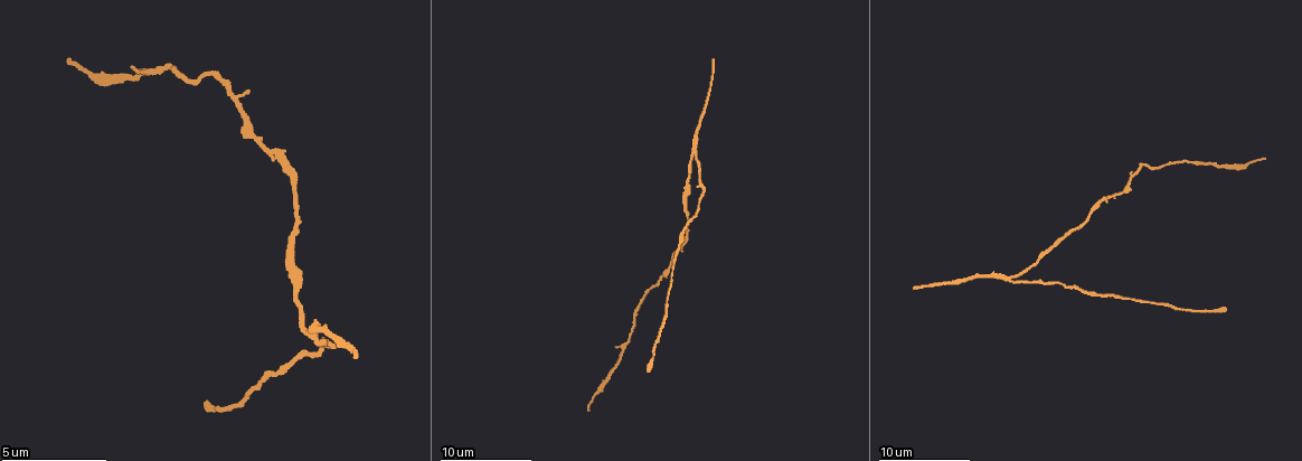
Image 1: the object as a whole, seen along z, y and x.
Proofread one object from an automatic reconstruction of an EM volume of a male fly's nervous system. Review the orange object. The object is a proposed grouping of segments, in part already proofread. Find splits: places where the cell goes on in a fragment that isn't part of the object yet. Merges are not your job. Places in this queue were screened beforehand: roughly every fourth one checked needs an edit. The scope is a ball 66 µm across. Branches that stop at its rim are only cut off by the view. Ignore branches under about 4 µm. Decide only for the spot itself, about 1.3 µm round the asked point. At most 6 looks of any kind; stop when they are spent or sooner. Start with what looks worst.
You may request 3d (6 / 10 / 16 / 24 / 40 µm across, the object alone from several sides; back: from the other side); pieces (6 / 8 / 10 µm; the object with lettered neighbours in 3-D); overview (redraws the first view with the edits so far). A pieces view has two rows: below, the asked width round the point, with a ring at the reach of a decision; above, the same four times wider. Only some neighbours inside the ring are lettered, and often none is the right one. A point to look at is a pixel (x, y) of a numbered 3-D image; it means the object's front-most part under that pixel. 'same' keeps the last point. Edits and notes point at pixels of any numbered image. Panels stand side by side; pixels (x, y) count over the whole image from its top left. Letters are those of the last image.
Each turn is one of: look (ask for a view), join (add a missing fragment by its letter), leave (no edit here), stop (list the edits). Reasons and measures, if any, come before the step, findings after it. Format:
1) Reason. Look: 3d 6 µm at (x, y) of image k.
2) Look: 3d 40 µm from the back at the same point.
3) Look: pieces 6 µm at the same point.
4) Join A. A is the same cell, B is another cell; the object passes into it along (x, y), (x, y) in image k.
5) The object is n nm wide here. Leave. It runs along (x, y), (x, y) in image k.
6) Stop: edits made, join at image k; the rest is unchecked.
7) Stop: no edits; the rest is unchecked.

Free end. Look: pieces 6 µm at (357, 355) of image 1.

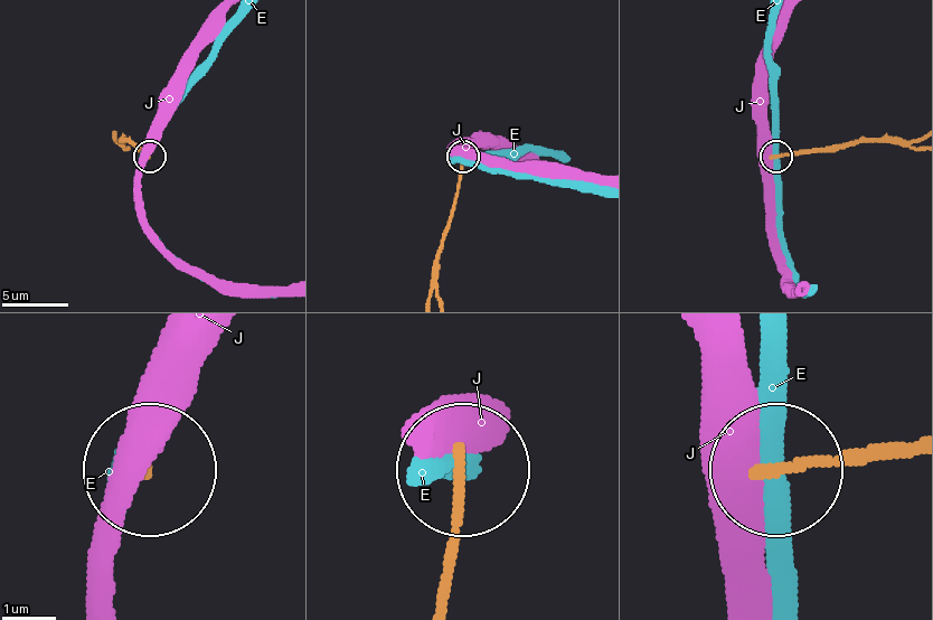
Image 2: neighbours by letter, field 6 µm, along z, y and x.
Leave. E and J are other cells; it runs along (914, 140), (854, 141), (827, 151), (778, 157) in image 2; none of them fits.

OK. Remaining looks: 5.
Thin end. Look: pieces 6 µm at (587, 410) of image 1.

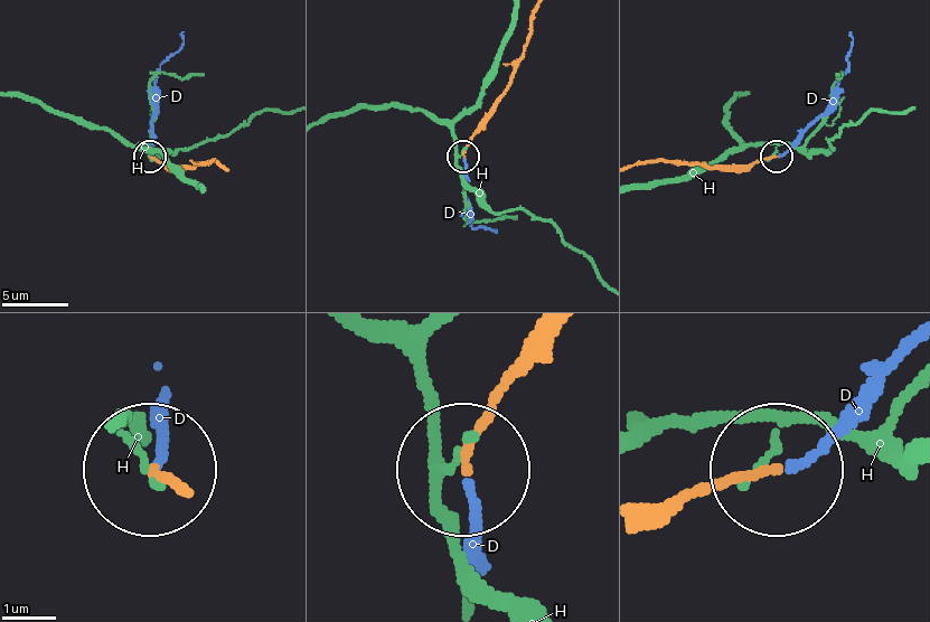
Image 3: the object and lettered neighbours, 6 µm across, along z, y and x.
Join D. D is the same cell, H is another cell; the object passes into it along (185, 489), (154, 472), (154, 410) in image 3; the cell continues.

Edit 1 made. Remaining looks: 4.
An open end. Look: pieces 10 µm at (646, 369) of image 1.

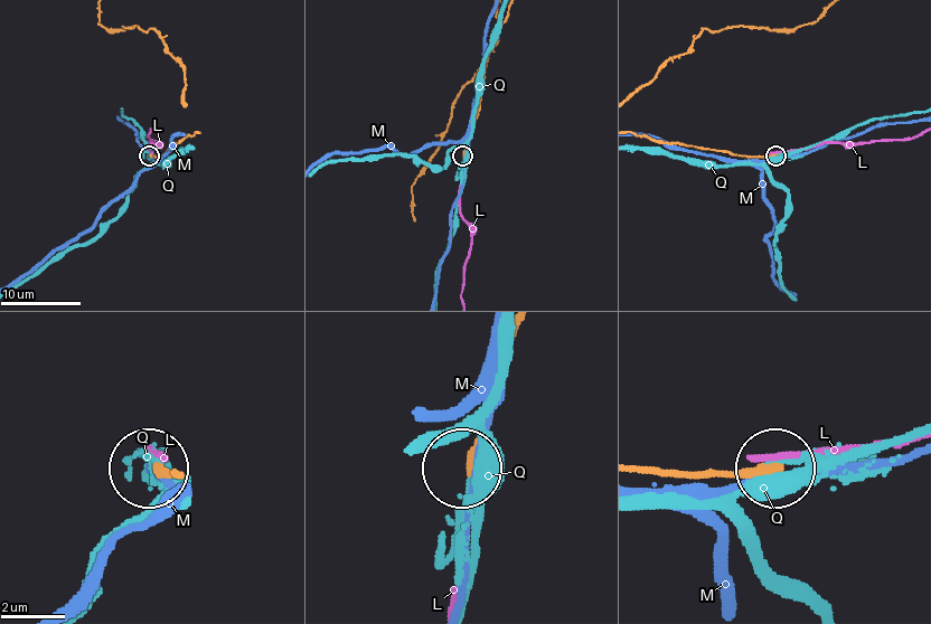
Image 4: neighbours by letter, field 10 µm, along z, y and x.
The object is 350 nm wide here. Leave. L, M and Q are other cells; it runs along (515, 337), (472, 463) in image 4; no lettered fragment goes on from it.

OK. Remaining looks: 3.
Stop: edits made, join at image 3; the rest is unchecked.

